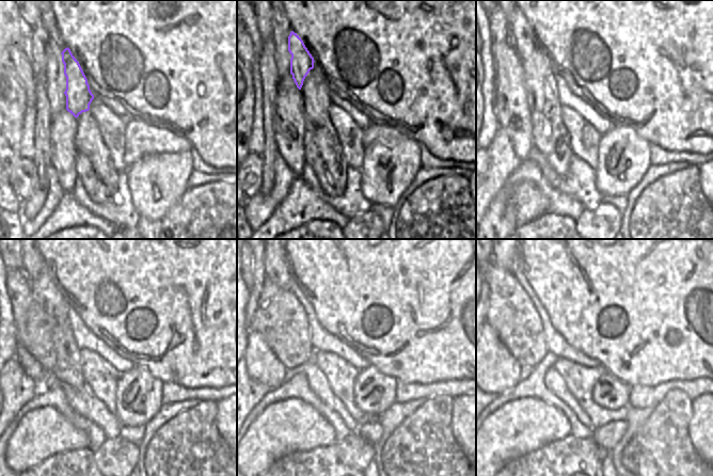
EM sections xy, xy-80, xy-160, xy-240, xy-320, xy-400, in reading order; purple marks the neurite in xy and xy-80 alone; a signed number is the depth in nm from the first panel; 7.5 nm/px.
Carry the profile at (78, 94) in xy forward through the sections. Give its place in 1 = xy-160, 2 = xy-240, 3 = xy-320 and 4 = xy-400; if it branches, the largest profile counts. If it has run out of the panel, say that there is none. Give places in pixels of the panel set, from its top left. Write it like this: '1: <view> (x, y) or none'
1: xy-160 (519, 29)
2: xy-240 (33, 263)
3: none
4: none

